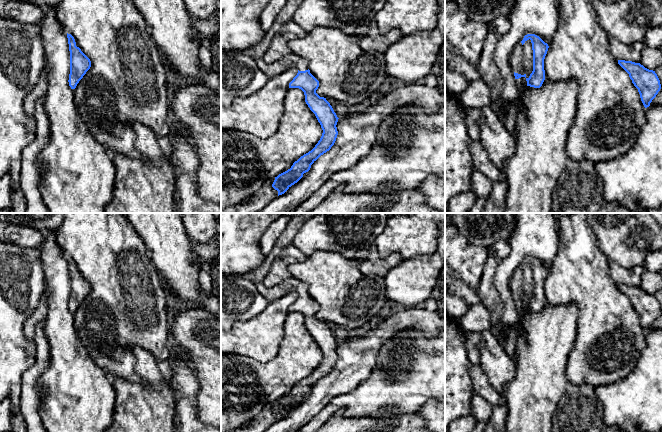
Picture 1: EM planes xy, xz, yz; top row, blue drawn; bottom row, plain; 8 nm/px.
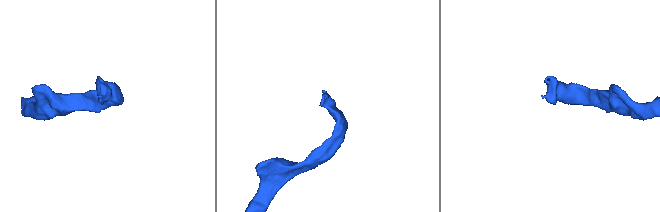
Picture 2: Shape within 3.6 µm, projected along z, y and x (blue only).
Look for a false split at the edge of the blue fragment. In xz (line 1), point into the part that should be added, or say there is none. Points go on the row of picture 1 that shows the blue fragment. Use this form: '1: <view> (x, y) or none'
1: xz (291, 60)

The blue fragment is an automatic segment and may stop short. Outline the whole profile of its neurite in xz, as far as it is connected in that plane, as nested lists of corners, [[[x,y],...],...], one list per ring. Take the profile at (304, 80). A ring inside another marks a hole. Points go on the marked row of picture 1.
[[[291,52],[271,64],[266,63],[262,58],[255,61],[268,79],[292,67],[298,70],[297,75],[289,83],[289,88],[299,88],[304,92],[305,102],[315,114],[323,130],[320,140],[311,151],[295,161],[290,169],[275,177],[272,187],[278,191],[279,196],[297,183],[303,174],[310,170],[311,165],[331,149],[338,135],[336,125],[339,118],[326,98],[320,97],[316,93],[319,81],[310,73],[308,59],[301,58]]]

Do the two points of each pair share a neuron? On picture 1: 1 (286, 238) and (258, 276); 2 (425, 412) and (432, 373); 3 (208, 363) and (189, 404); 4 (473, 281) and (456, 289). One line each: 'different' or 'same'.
1: same
2: different
3: different
4: different

